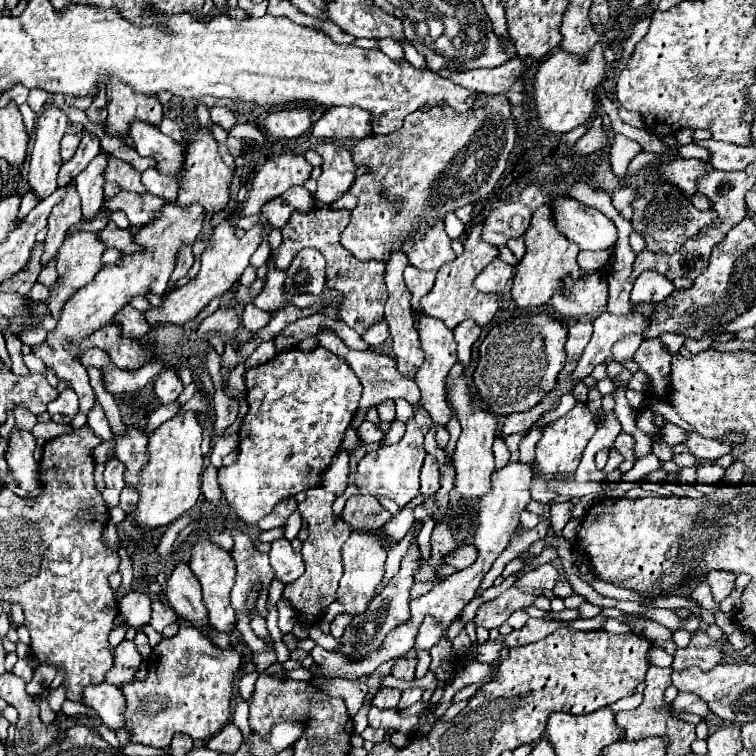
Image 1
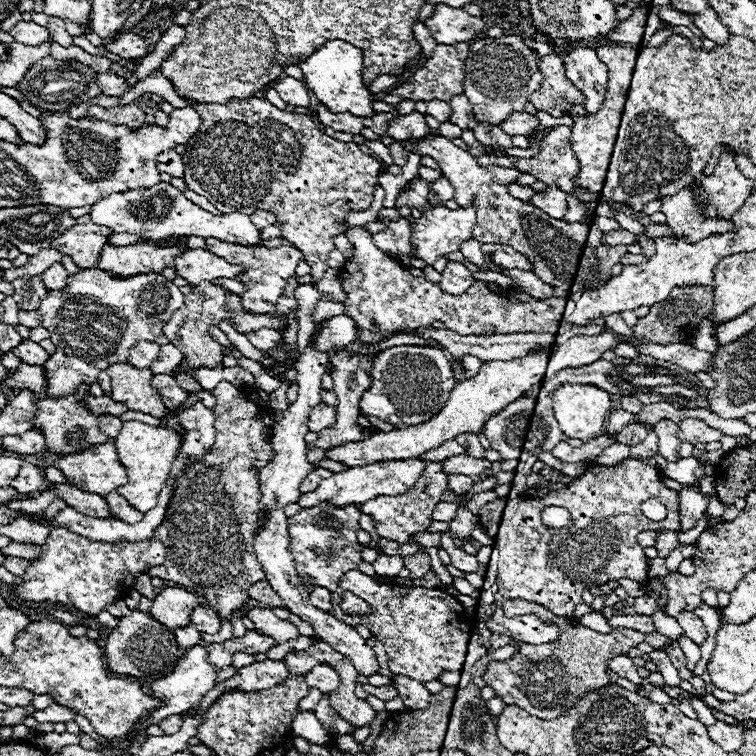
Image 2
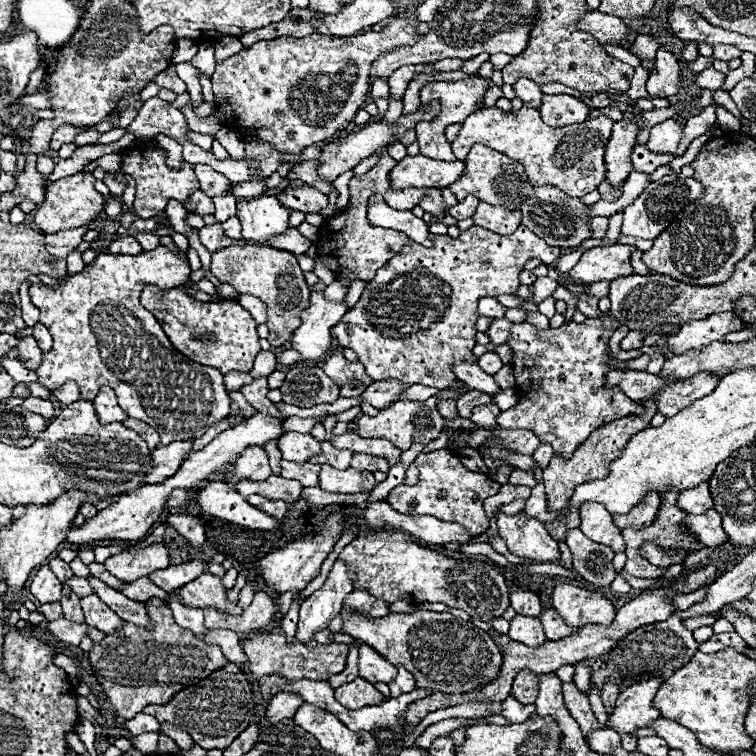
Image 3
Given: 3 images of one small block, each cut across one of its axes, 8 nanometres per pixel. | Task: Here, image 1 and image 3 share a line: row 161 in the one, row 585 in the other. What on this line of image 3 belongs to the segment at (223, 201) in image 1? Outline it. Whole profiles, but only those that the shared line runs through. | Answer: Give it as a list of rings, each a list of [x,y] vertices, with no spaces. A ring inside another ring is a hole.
[[[204,572],[196,580],[188,582],[184,588],[178,590],[178,596],[188,608],[220,608],[220,612],[228,612],[232,616],[240,616],[242,608],[228,600],[226,588],[222,586],[218,576]]]

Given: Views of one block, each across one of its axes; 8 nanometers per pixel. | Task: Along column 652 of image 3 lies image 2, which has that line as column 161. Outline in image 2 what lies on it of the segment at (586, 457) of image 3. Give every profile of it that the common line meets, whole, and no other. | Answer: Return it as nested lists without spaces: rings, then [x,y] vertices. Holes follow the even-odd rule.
[[[112,364],[112,368],[106,370],[106,374],[112,378],[112,398],[116,402],[128,404],[130,410],[146,412],[156,418],[166,414],[166,408],[160,400],[160,394],[152,388],[150,380],[154,372],[150,368],[134,368],[132,364]]]

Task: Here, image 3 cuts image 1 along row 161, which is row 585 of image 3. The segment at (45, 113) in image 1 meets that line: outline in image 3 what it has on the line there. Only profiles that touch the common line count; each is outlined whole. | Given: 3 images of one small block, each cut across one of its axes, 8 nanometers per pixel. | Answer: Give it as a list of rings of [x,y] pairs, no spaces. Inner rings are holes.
[[[42,566],[32,582],[30,582],[30,592],[34,594],[34,598],[40,602],[40,604],[48,604],[48,602],[60,602],[62,594],[62,582],[56,580],[56,576],[52,574],[52,570],[48,566]]]

